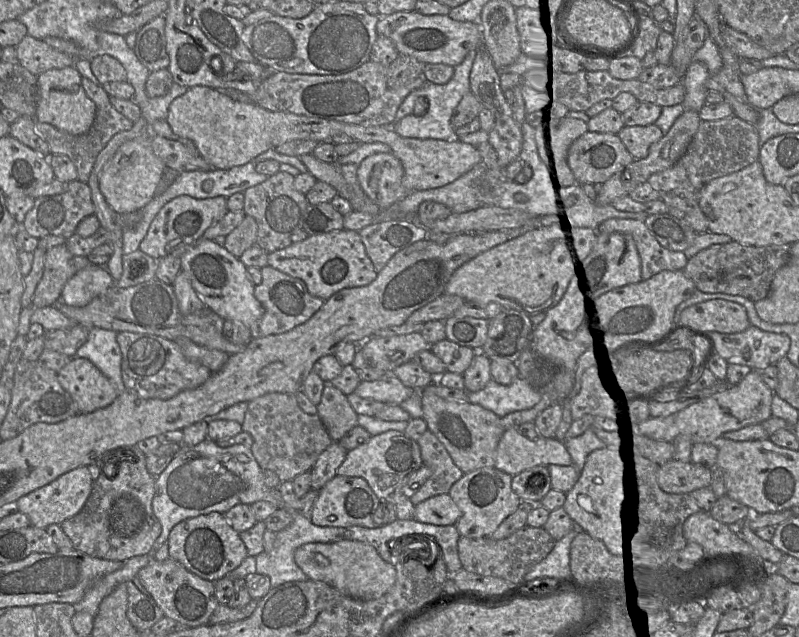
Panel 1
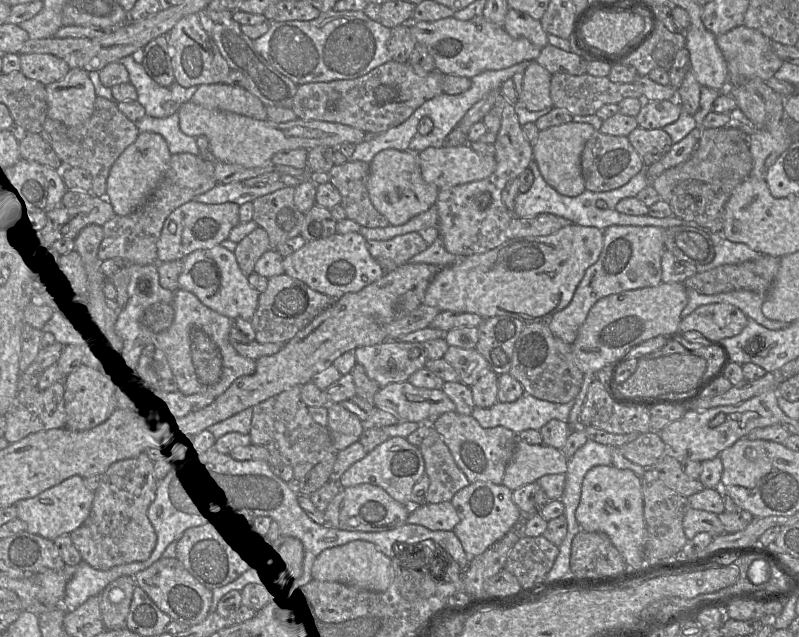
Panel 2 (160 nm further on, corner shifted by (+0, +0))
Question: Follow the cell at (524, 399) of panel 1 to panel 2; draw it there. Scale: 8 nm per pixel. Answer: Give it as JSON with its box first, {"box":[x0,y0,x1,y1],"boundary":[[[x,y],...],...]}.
{"box":[472,391,574,435],"boundary":[[[524,391],[514,402],[496,402],[488,408],[475,406],[472,416],[483,428],[506,427],[517,435],[526,429],[540,430],[552,419],[568,422],[574,400],[554,403]]]}

